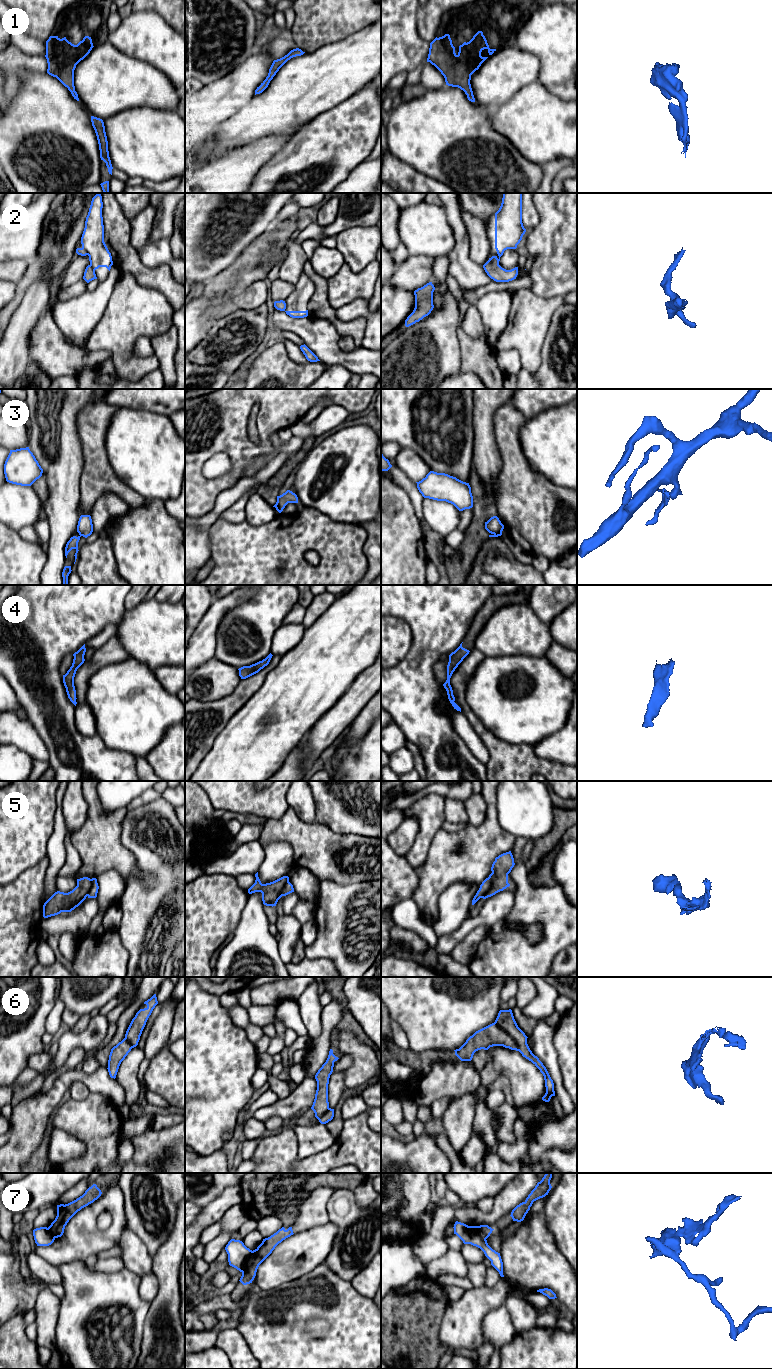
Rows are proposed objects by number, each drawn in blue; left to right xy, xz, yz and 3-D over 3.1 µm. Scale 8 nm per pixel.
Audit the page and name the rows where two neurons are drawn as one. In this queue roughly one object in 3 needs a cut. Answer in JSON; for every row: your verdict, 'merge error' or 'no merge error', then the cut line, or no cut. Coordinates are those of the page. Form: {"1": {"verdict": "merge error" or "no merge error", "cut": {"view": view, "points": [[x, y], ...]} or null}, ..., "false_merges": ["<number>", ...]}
{"1": {"verdict": "no merge error", "cut": null}, "2": {"verdict": "merge error", "cut": {"view": "xy", "points": [[82, 247], [87, 254]]}}, "3": {"verdict": "merge error", "cut": {"view": "xy", "points": [[79, 533], [81, 535]]}}, "4": {"verdict": "no merge error", "cut": null}, "5": {"verdict": "merge error", "cut": {"view": "yz", "points": [[492, 873], [491, 887], [481, 897]]}}, "6": {"verdict": "merge error", "cut": {"view": "yz", "points": [[494, 1022], [513, 1039], [518, 1050]]}}, "7": {"verdict": "merge error", "cut": {"view": "xz", "points": [[252, 1251], [242, 1273]]}}, "false_merges": ["2", "3", "5", "6", "7"]}

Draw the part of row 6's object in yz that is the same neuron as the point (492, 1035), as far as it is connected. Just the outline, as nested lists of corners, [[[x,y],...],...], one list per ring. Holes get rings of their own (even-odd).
[[[495,1023],[476,1031],[459,1049],[454,1051],[461,1061],[471,1061],[476,1051],[488,1050],[493,1046],[503,1046],[518,1051],[514,1039]]]

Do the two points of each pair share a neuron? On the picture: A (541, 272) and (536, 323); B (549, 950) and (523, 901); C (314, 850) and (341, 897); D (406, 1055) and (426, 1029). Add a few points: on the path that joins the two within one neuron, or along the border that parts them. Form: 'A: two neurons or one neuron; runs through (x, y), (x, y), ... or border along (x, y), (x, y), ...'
A: two neurons; border along (529, 288), (541, 297), (563, 297)
B: one neuron; runs through (549, 937), (549, 923), (536, 910)
C: two neurons; border along (320, 880), (354, 883)
D: two neurons; border along (434, 1048), (419, 1052), (411, 1050)

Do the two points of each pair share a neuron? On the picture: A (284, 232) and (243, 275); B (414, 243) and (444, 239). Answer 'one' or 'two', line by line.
A: one
B: one

